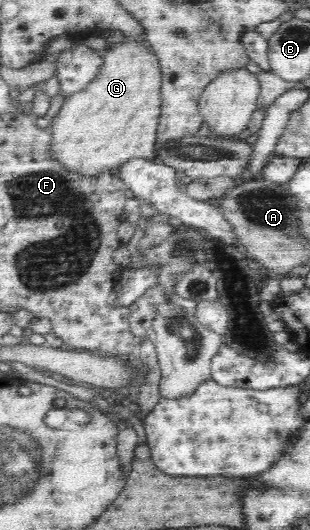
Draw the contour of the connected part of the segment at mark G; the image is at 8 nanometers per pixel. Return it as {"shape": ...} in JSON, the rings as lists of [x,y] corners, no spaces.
{"shape":[[[125,39],[124,43],[112,45],[107,53],[101,55],[104,59],[101,71],[82,90],[64,99],[61,110],[55,115],[48,129],[51,133],[49,156],[69,172],[90,177],[118,169],[120,164],[125,164],[129,159],[156,160],[154,145],[162,104],[160,94],[162,73],[159,59],[151,50],[151,45],[144,40]]]}

